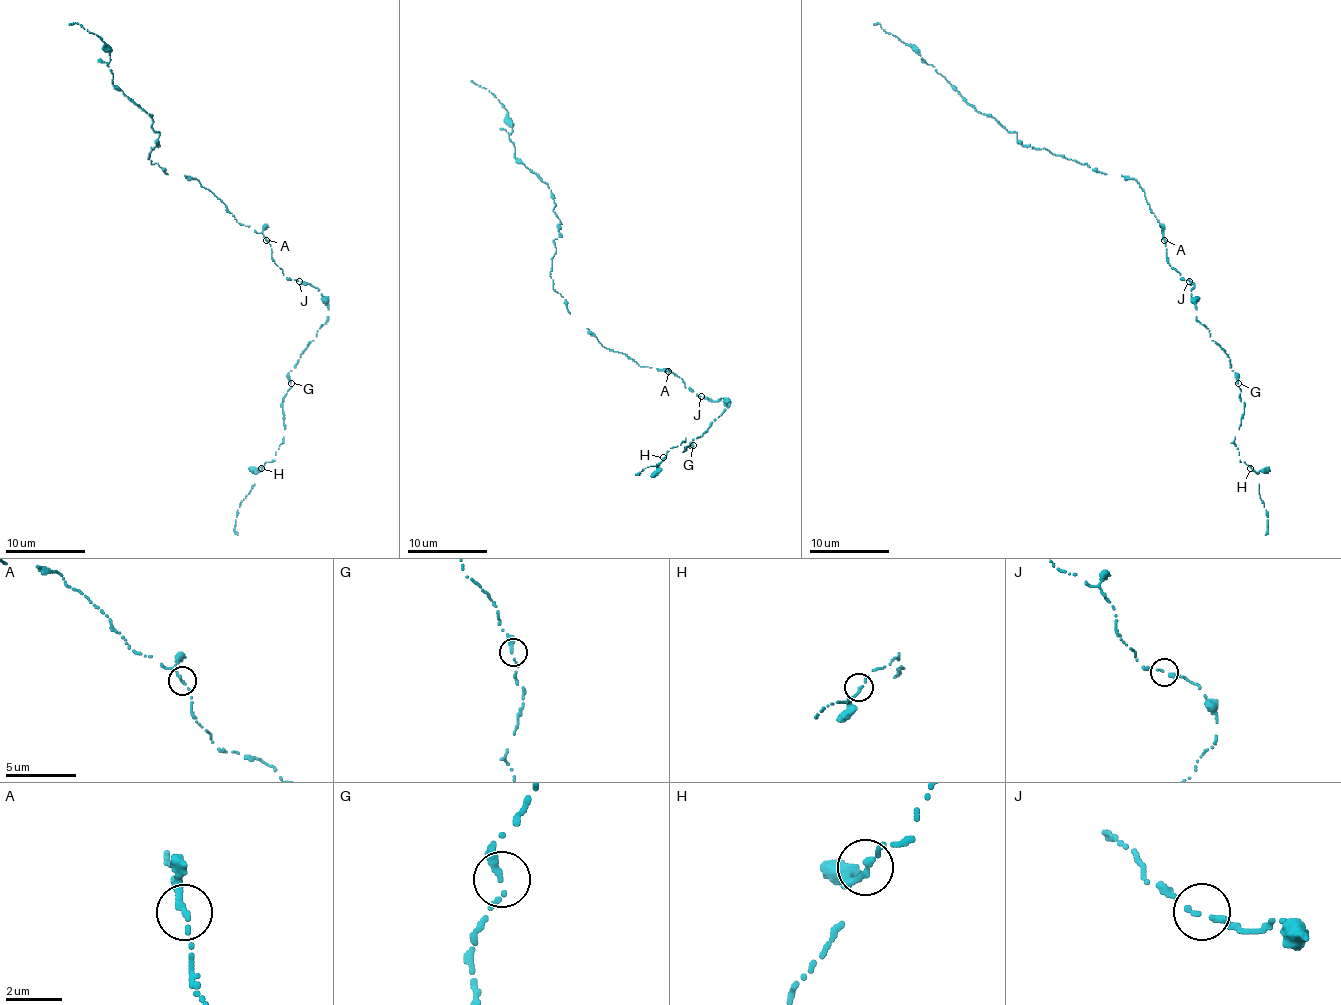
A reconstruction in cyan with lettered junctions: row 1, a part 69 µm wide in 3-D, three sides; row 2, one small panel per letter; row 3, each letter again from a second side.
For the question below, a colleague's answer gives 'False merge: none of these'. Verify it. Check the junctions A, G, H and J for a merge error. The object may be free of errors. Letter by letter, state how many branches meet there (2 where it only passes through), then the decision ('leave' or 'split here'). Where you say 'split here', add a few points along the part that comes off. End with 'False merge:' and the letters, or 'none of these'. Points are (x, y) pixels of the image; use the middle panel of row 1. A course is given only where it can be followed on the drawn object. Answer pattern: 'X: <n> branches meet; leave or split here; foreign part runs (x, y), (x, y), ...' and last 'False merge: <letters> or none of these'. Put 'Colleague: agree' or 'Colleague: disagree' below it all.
A: 2 branches meet; leave
G: 1 branches meet; leave
H: 2 branches meet; leave
J: 2 branches meet; leave
False merge: none of these
Colleague: agree

